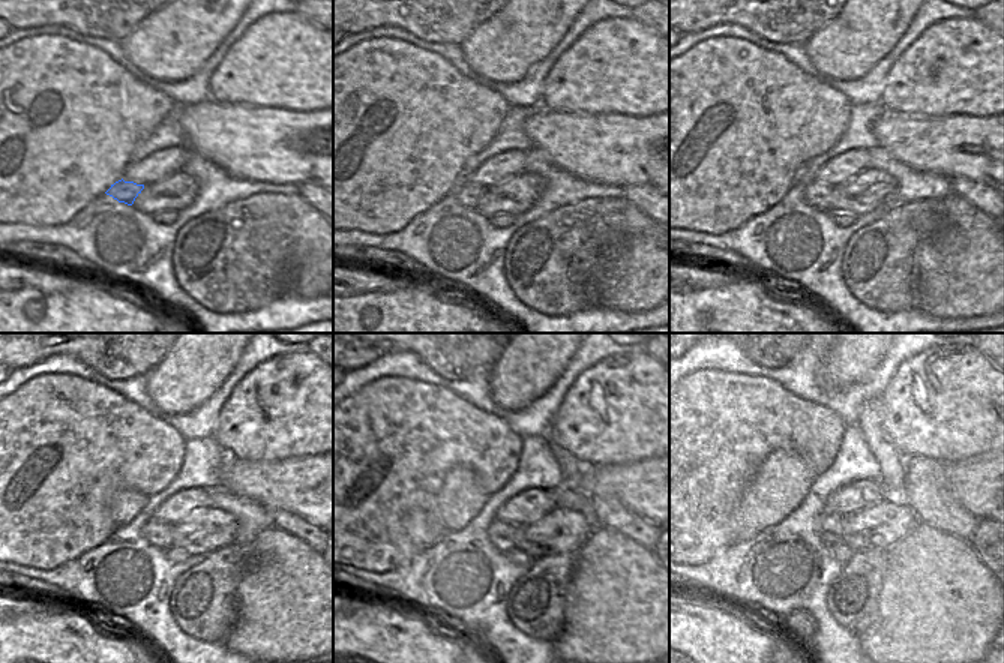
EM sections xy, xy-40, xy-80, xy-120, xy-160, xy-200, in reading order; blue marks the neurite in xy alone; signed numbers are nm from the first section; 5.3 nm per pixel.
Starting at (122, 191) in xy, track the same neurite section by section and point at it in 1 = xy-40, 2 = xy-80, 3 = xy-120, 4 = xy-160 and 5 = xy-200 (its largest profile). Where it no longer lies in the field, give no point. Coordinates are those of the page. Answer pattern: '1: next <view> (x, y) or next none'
1: next xy-40 (468, 194)
2: next xy-80 (818, 195)
3: next xy-120 (158, 533)
4: next xy-160 (502, 536)
5: next xy-200 (830, 525)

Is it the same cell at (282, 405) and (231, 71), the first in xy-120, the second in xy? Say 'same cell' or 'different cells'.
same cell

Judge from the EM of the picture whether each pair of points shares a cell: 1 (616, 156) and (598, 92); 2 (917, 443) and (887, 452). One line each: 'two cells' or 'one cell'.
1: two cells
2: two cells

